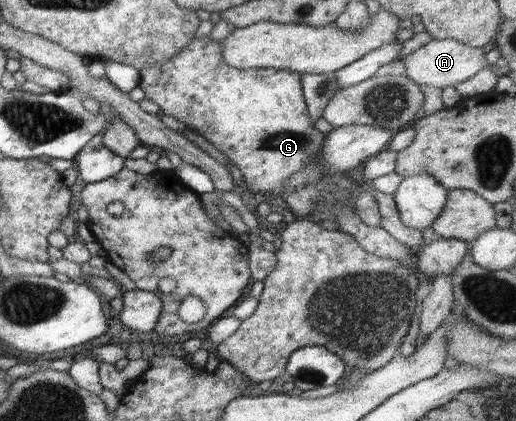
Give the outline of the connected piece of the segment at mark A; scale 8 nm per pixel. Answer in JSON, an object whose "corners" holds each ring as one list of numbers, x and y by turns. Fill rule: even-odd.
{"corners":[[451,38,431,39,426,44,406,55,402,62,406,71,404,77,416,85,432,86,432,88,454,87,473,77,488,64,484,60,481,47,472,48]]}

